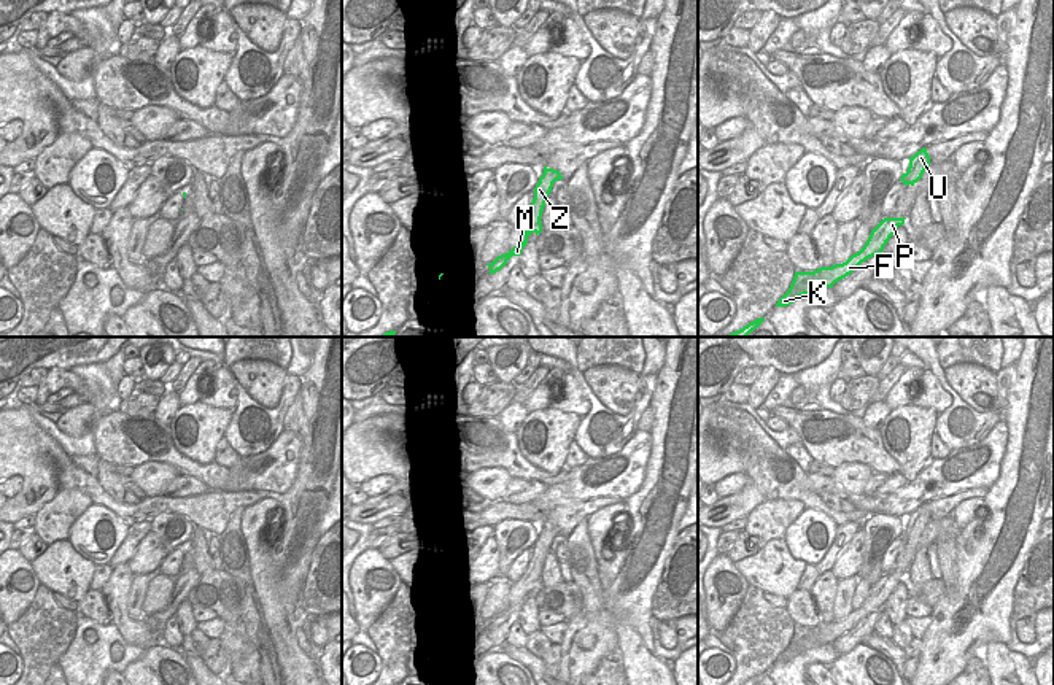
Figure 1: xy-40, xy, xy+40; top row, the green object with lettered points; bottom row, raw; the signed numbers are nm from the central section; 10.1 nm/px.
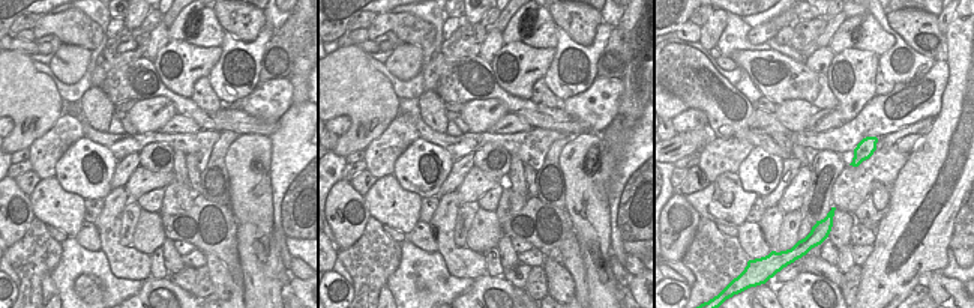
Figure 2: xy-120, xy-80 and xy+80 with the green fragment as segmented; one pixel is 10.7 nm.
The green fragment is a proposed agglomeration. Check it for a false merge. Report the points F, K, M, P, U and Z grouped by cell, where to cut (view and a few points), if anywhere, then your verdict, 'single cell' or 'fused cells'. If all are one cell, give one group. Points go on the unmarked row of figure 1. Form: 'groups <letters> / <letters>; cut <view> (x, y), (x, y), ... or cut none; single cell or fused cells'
groups F K M P U Z; cut none; single cell

